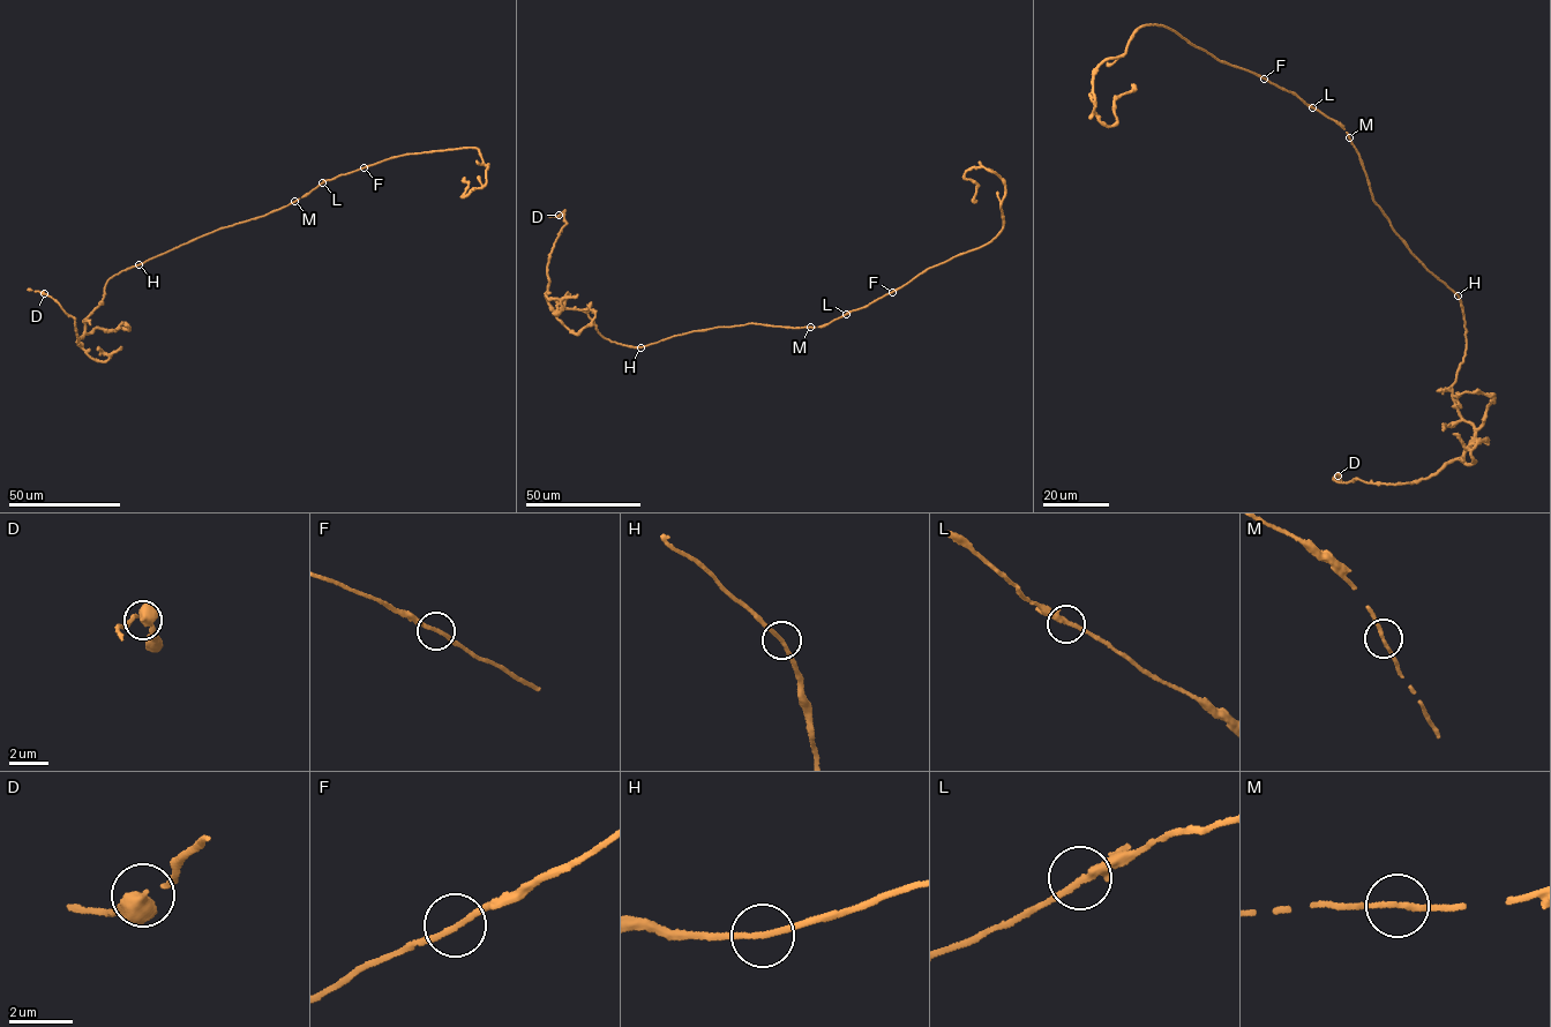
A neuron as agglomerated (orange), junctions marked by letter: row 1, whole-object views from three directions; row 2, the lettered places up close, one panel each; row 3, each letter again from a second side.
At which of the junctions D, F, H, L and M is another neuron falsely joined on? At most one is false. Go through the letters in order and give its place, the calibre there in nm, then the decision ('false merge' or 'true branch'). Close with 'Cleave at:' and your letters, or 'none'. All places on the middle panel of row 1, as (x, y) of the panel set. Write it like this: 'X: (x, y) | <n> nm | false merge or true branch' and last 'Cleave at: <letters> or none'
D: (559, 215) | 400 nm | true branch
F: (892, 292) | 180 nm | true branch
H: (641, 347) | 170 nm | true branch
L: (846, 314) | 220 nm | true branch
M: (810, 327) | 180 nm | true branch
Cleave at: none

